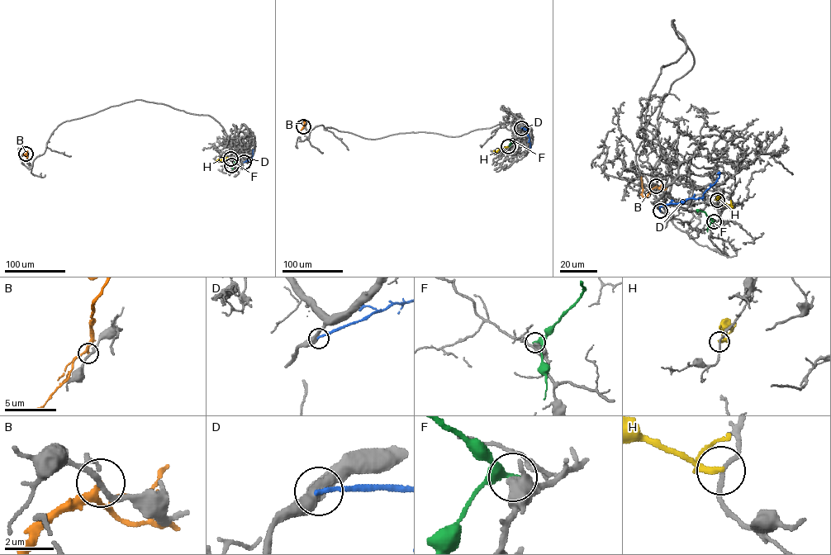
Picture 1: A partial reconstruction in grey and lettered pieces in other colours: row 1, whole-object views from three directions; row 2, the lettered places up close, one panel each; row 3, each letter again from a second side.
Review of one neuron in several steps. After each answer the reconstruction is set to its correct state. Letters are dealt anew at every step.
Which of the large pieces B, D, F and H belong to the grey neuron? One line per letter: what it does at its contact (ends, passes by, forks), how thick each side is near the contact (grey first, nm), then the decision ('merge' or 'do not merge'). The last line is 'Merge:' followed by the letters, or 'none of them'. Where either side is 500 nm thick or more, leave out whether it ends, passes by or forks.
B: it passes by; 170 nm thick on the grey side, 220 nm on the other; do not merge
D: it ends there; 420 nm thick on the grey side, 190 nm on the other; do not merge
F: it ends there; 360 nm thick on the grey side, 300 nm on the other; do not merge
H: it ends there; 170 nm thick on the grey side, 240 nm on the other; do not merge
Merge: none of them

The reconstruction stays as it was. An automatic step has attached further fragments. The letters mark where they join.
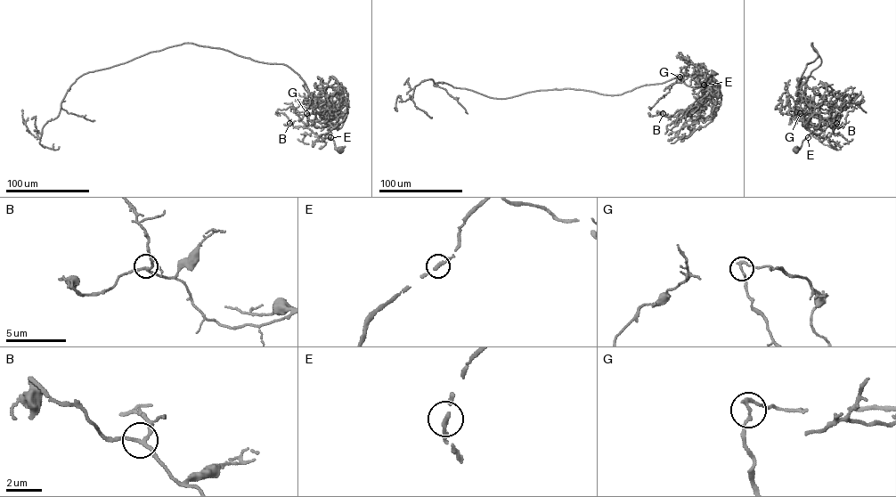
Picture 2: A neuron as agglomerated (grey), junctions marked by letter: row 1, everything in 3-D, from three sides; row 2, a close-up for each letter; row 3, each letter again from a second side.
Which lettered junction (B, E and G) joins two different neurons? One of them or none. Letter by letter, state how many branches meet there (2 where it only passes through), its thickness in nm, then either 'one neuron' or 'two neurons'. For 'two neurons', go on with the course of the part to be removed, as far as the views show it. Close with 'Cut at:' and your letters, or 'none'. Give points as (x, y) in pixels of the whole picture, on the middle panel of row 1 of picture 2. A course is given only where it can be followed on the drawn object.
B: 3 branches meet; 190 nm thick; one neuron
E: 2 branches meet; 240 nm thick; one neuron
G: 2 branches meet; 200 nm thick; one neuron
Cut at: none

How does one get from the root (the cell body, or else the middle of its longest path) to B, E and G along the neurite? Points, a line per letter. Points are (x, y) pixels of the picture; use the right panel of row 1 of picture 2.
B: (795, 150), (810, 131), (822, 138), (829, 136), (833, 127), (840, 127), (836, 123)
E: (795, 150), (807, 137)
G: (795, 150), (811, 132), (805, 127), (796, 109), (793, 110), (800, 113)

